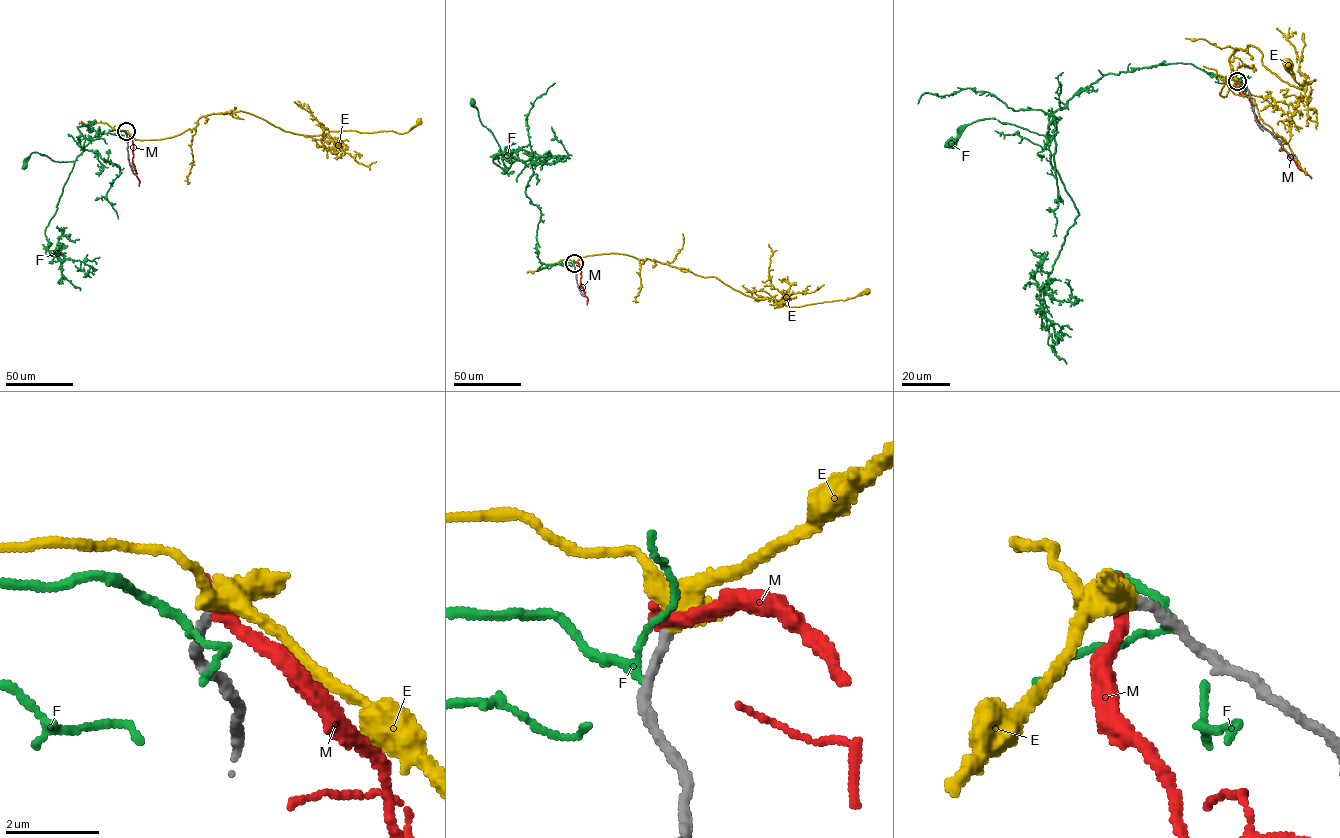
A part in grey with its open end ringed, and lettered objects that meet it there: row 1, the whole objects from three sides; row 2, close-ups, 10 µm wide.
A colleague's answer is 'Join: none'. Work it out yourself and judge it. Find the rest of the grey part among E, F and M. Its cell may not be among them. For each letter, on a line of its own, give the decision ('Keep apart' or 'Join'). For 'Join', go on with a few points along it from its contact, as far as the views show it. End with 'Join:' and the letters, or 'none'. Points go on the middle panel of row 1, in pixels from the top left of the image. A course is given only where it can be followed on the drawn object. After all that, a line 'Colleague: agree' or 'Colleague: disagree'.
E: Join. Its course: (574, 263), (603, 254), (646, 258), (701, 276), (715, 277), (744, 294), (790, 307), (844, 300), (866, 290)
F: Keep apart
M: Keep apart
Join: E
Colleague: disagree

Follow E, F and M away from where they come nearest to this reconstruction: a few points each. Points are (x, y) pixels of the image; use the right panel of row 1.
E: (1237, 82), (1221, 96), (1232, 55), (1251, 45), (1282, 81), (1302, 89), (1315, 80), (1300, 85), (1286, 63)
F: (1240, 83), (1177, 63), (1108, 73), (1053, 112), (1054, 135), (986, 118), (969, 124), (951, 143)
M: (1237, 82), (1236, 87), (1240, 94), (1247, 95), (1258, 122), (1279, 140), (1296, 166), (1311, 178)

